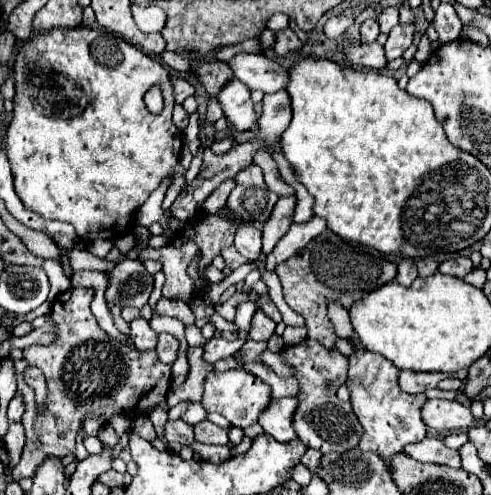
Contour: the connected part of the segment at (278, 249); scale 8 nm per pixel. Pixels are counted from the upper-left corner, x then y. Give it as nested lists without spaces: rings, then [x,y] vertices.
[[[311,218],[309,222],[303,224],[293,224],[291,230],[277,242],[277,246],[273,248],[273,252],[267,256],[265,262],[265,270],[273,272],[277,268],[277,264],[285,262],[287,258],[295,256],[297,252],[301,252],[313,238],[317,238],[319,234],[323,234],[327,230],[325,220],[323,218]]]

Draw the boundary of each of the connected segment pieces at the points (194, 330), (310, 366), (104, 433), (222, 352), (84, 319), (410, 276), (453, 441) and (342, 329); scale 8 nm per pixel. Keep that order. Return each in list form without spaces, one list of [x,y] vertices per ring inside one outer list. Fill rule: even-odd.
[[[187,326],[187,328],[185,328],[185,340],[187,340],[189,348],[203,346],[203,344],[207,342],[207,340],[205,340],[205,336],[201,334],[201,328],[197,328],[197,326]]]
[[[305,338],[301,344],[283,348],[281,356],[297,370],[299,380],[299,408],[295,412],[293,428],[305,446],[319,450],[321,454],[337,452],[343,454],[345,450],[357,448],[363,426],[359,424],[357,416],[353,414],[351,402],[341,402],[337,397],[337,390],[347,380],[349,360],[337,350],[327,350],[319,342]]]
[[[109,424],[101,426],[101,430],[99,430],[97,436],[99,436],[101,442],[107,444],[107,446],[115,446],[115,444],[117,444],[117,434],[115,434],[115,430],[113,430]]]
[[[211,338],[205,344],[205,352],[203,352],[203,360],[209,364],[215,364],[221,358],[233,356],[241,346],[245,344],[245,340],[225,340],[225,338]]]
[[[71,288],[57,296],[51,316],[57,328],[53,344],[35,344],[23,350],[25,362],[43,370],[47,380],[45,410],[33,404],[33,392],[24,380],[24,370],[16,366],[17,392],[25,398],[25,448],[21,462],[13,468],[13,478],[33,476],[33,470],[45,460],[45,456],[75,454],[75,434],[81,428],[85,414],[105,414],[107,420],[113,414],[147,414],[155,406],[165,406],[165,396],[171,386],[171,366],[161,364],[155,352],[139,352],[109,338],[95,320],[90,308],[93,290]]]
[[[403,260],[399,262],[399,274],[397,274],[397,282],[401,286],[411,286],[411,282],[417,278],[417,266],[413,264],[413,260]]]
[[[451,432],[443,438],[443,442],[449,448],[461,448],[467,442],[467,432]]]
[[[329,306],[329,316],[333,316],[333,326],[339,338],[348,339],[353,334],[349,312],[345,312],[341,306]]]

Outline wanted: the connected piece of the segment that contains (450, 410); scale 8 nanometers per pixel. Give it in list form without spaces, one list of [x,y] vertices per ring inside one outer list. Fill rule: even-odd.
[[[427,400],[421,408],[423,422],[435,430],[457,430],[473,424],[469,406],[457,400]]]

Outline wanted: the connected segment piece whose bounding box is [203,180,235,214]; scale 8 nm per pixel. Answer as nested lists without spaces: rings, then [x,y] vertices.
[[[225,180],[217,190],[213,190],[213,194],[205,200],[205,204],[203,204],[203,210],[207,212],[207,214],[213,214],[213,212],[221,212],[223,210],[223,206],[225,206],[225,198],[229,196],[229,192],[233,190],[233,186],[235,186],[235,180]]]

